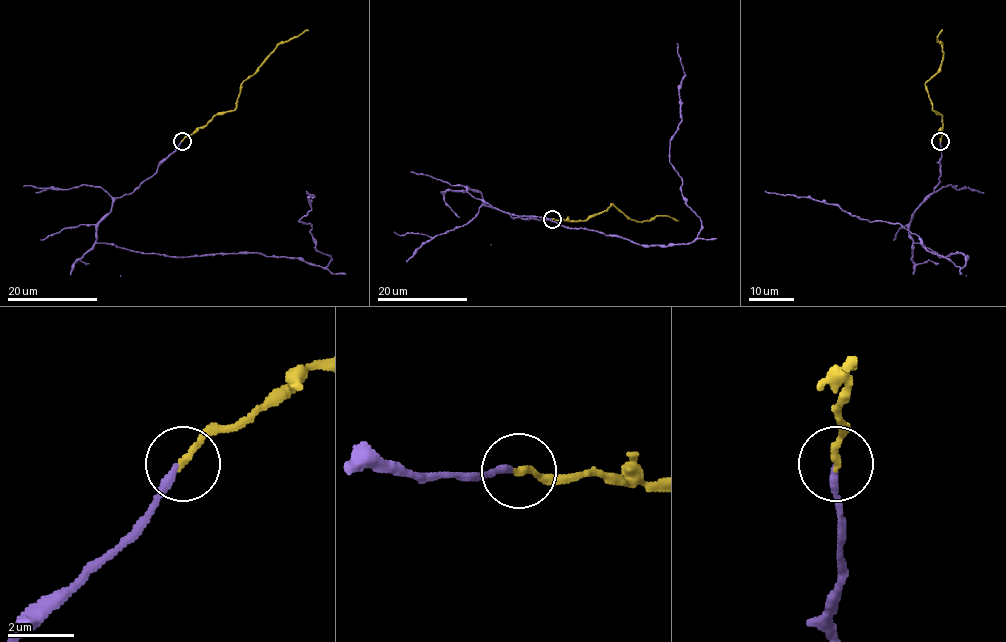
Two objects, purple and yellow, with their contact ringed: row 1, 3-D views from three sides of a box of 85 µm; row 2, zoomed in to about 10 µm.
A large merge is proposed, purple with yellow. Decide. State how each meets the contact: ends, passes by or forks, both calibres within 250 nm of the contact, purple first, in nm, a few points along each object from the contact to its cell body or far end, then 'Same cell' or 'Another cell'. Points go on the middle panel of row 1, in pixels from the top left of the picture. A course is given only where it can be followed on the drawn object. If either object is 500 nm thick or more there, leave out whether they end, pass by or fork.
At the ring purple ends. At the ring yellow ends. Thickness 240 nm (purple) against 200 nm. Course of purple: (551, 219), (513, 217), (467, 187), (515, 215), (693, 241), (701, 221), (669, 161), (677, 43). Course of yellow: (552, 219), (585, 221), (606, 211), (612, 204), (634, 221), (648, 221), (660, 215), (678, 221). Same cell

